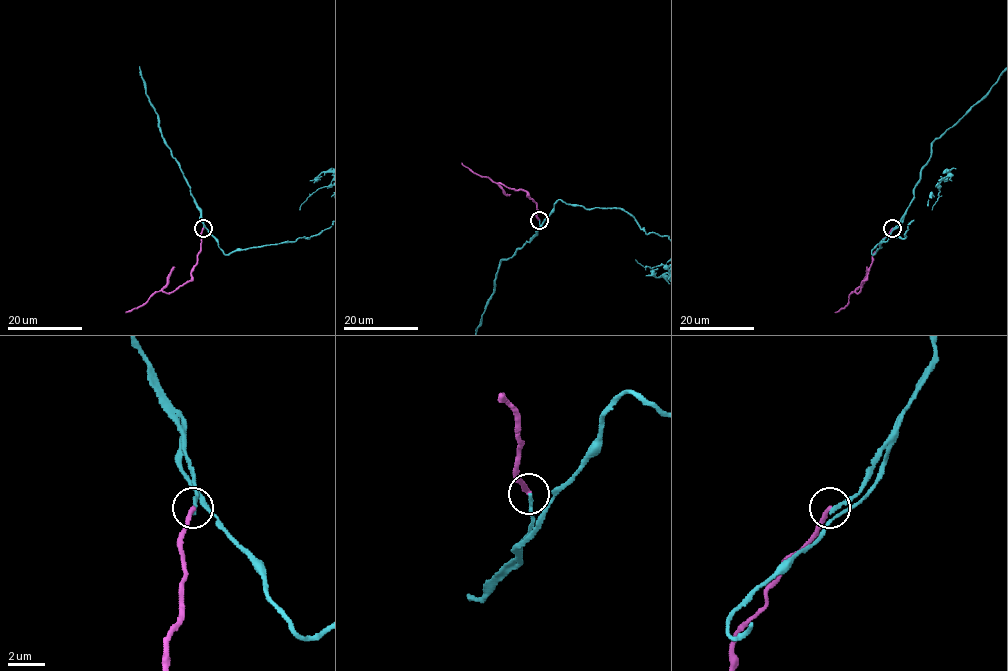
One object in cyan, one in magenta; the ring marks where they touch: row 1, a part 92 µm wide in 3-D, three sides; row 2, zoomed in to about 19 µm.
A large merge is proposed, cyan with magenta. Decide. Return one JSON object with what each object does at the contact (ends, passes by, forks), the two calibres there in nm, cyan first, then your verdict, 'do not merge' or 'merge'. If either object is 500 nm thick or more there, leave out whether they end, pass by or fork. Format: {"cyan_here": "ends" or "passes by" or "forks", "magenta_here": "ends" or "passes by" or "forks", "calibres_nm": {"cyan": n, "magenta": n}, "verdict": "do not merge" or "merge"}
{"cyan_here": "ends", "magenta_here": "ends", "calibres_nm": {"cyan": 190, "magenta": 220}, "verdict": "do not merge"}

